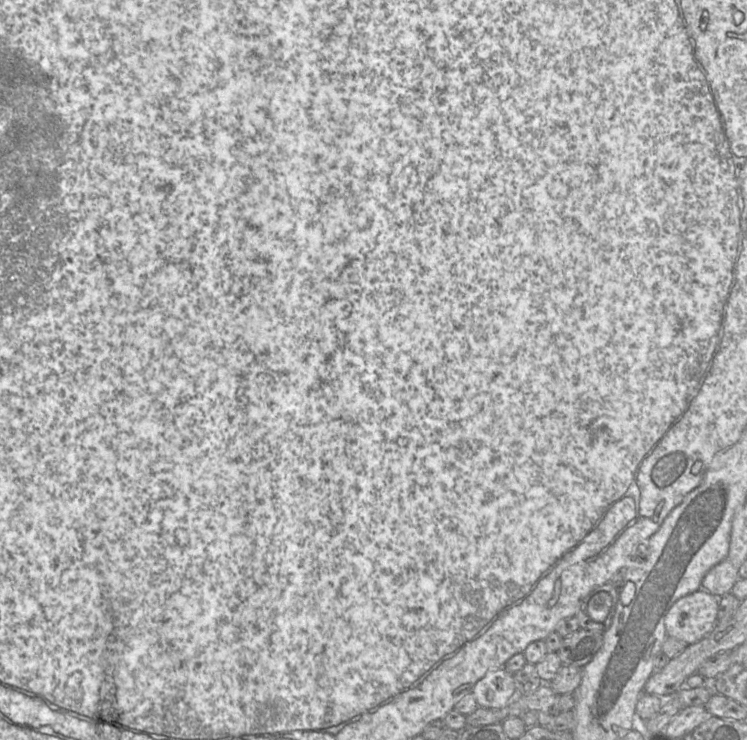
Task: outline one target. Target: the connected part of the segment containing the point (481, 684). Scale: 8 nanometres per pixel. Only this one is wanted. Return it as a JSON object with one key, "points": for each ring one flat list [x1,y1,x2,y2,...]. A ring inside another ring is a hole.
{"points":[[504,668,490,670,476,682,472,694,481,708,499,710,525,694,519,693,513,674]]}

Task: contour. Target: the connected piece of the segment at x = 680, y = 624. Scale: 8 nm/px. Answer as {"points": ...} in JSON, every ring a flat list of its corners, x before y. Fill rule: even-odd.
{"points":[[699,589,678,599,665,617,666,632,688,645,708,635,717,624,719,598]]}

